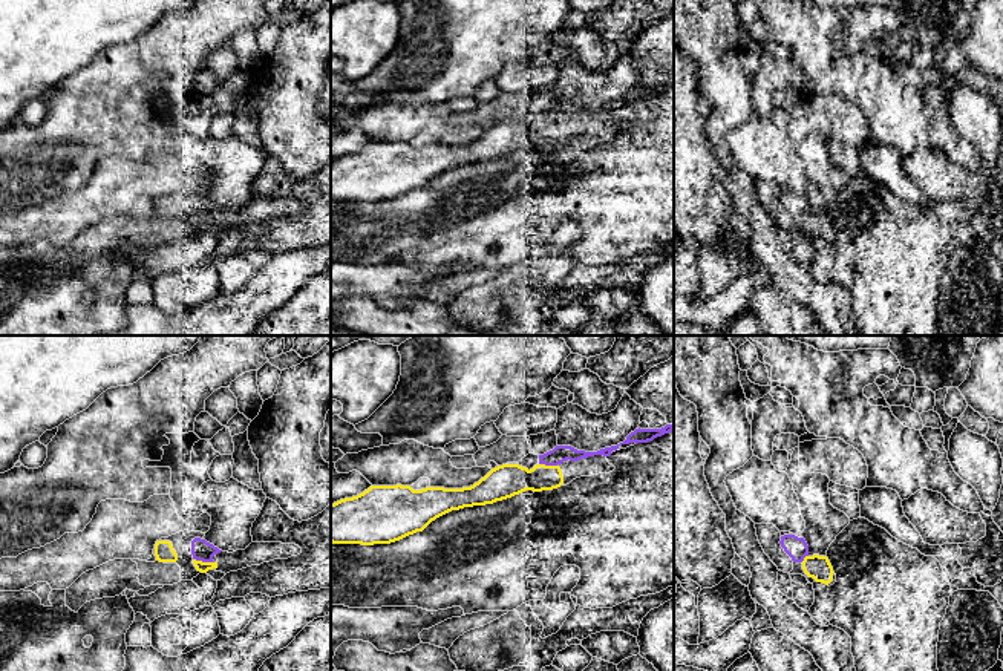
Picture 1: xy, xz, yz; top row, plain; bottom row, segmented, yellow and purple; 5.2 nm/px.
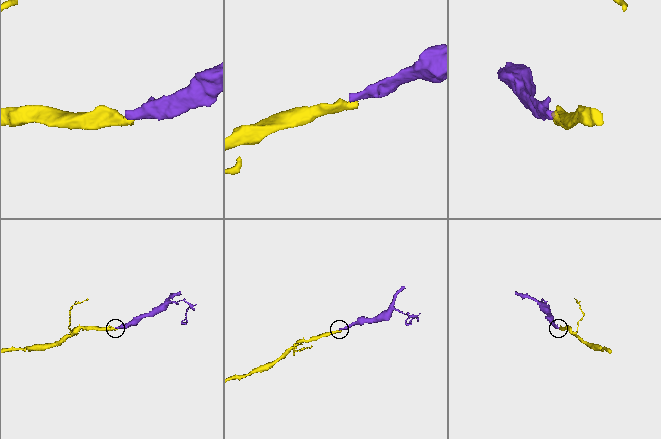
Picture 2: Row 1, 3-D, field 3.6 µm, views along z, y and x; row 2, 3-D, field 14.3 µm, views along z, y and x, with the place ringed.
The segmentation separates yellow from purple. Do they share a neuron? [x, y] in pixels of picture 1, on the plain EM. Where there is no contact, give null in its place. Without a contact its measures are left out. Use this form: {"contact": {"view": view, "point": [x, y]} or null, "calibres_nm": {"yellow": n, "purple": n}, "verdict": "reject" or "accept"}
{"contact": {"view": "xy", "point": [204, 219]}, "calibres_nm": {"yellow": 60, "purple": 110}, "verdict": "accept"}

